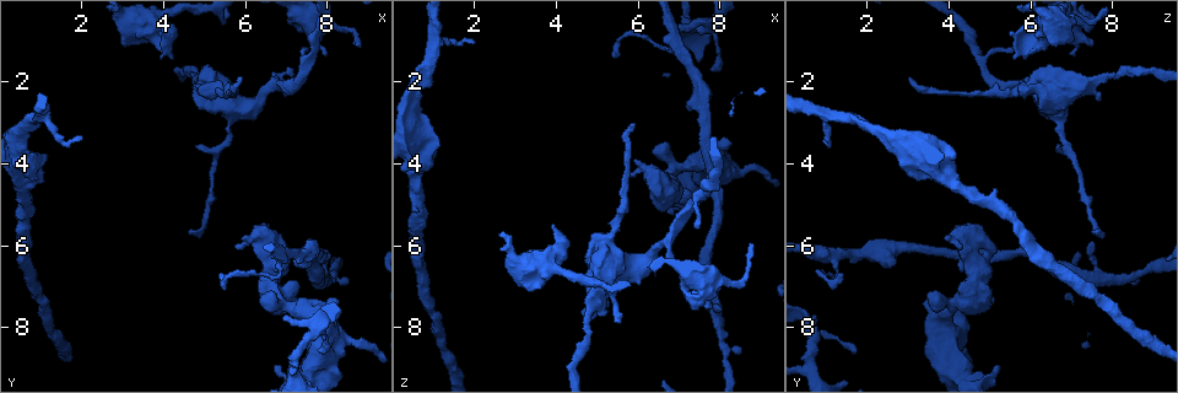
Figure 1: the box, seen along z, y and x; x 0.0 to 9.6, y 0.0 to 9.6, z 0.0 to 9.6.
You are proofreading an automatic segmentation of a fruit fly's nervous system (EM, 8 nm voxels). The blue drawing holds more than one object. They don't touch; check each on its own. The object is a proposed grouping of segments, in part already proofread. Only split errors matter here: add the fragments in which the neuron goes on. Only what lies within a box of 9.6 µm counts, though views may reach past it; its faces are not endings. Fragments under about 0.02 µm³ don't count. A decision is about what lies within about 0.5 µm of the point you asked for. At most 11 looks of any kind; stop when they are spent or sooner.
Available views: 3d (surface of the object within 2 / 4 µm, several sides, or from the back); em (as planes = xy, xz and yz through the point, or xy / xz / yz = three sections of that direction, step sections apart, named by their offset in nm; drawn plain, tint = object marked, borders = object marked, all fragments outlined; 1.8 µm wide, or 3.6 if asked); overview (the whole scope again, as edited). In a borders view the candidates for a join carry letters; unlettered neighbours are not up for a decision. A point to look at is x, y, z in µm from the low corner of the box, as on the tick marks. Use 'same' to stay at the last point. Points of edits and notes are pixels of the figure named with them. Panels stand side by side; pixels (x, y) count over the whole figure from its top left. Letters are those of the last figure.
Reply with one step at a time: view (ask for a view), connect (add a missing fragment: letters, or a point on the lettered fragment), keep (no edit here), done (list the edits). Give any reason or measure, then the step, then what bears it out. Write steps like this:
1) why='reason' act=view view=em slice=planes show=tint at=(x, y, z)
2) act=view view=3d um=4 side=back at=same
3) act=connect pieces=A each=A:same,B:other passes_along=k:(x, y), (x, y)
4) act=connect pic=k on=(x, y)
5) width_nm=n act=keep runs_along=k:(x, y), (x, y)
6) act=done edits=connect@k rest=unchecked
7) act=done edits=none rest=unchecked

why='sudden change in width' act=view view=3d um=2 side=back at=(8.60, 8.40, 4.20)

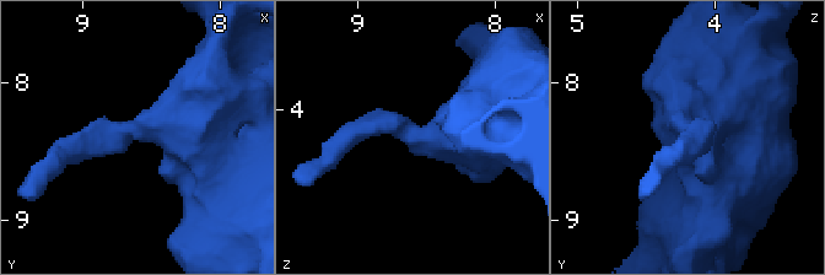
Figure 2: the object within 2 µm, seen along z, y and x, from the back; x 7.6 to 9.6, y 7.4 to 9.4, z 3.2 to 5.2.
why='shape alone is not enough' act=view view=em slice=planes show=plain at=(8.58, 8.32, 4.18)

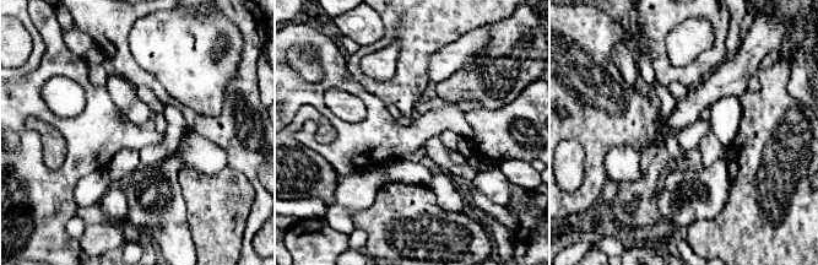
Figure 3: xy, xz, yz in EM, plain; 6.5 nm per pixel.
why='see the neighbours' act=view view=em slice=planes show=borders at=same

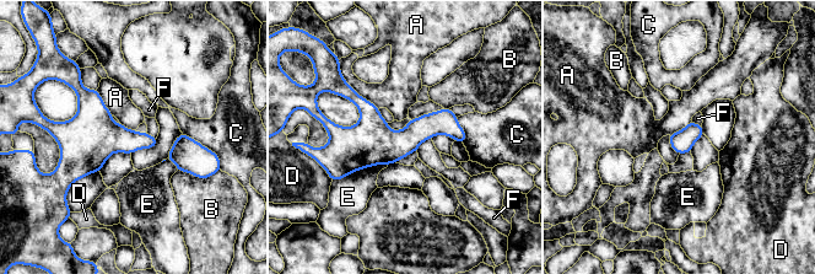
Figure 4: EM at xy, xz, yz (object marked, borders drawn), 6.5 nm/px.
width_nm=150 act=keep each=A:other,B:other,C:other,D:other,E:other,F:other runs_along=4:(332, 132), (463, 136) found='none of them fits'

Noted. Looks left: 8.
act=view view=em slice=planes show=tint at=(6.90, 7.80, 0.65)

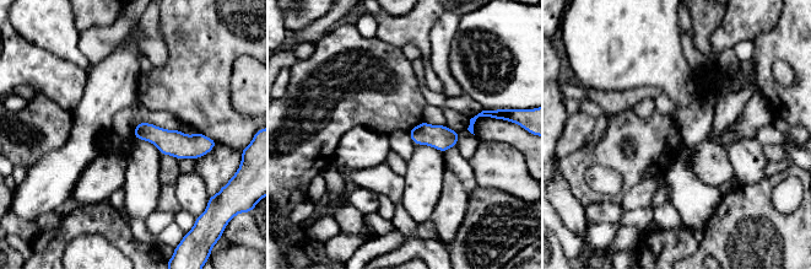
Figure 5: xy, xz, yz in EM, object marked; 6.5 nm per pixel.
why='see the neighbours' act=view view=em slice=planes show=borders at=same

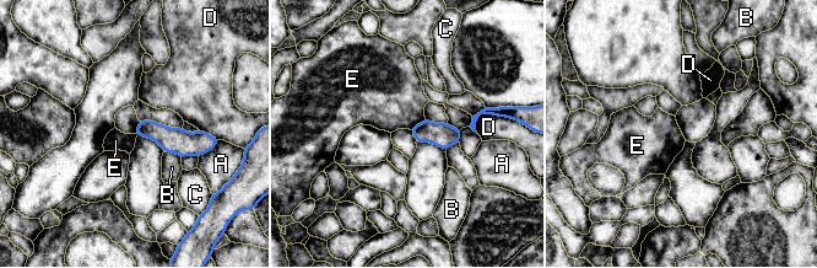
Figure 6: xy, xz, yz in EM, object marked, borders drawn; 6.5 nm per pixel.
longest_contact=A:160nm act=keep each=A:other,B:other,C:other,D:other,E:other border=6:(425, 118), (410, 129) found='none of them fits'

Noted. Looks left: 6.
why='branch stops here' act=view view=em slice=yz step=16 show=tint at=(8.00, 1.35, 6.95)

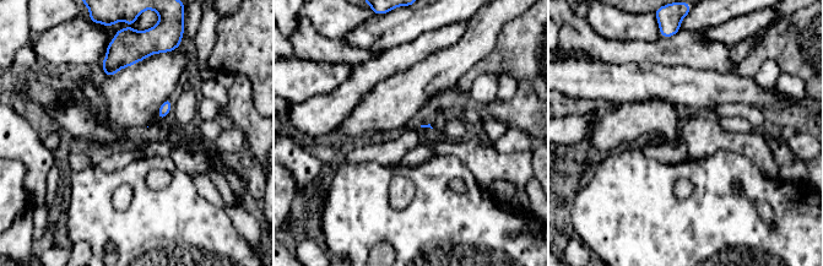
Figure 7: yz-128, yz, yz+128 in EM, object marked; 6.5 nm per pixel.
act=view view=em slice=planes show=borders at=same

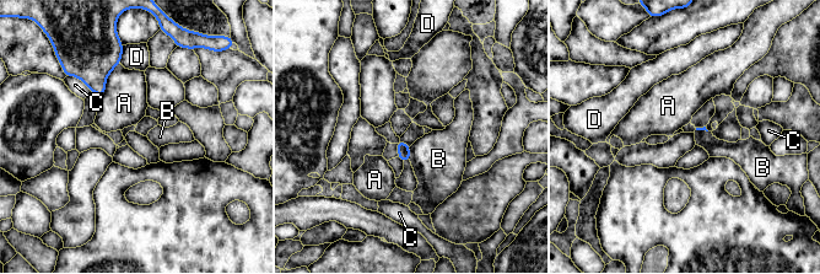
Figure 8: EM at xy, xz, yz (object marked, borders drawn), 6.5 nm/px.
longest_contact=A:260nm act=keep each=A:other,B:other,C:other,D:other found='none of them fits'

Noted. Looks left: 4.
why='calibre changes' act=view view=em slice=xz step=16 show=tint at=(0.65, 4.30, 4.00)

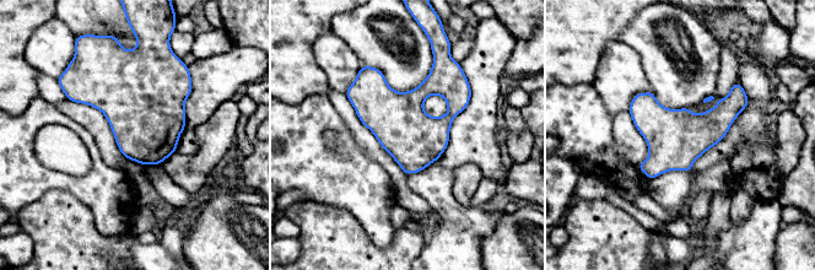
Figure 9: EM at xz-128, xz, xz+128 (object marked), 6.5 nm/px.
act=view view=em slice=xz step=16 show=borders at=same

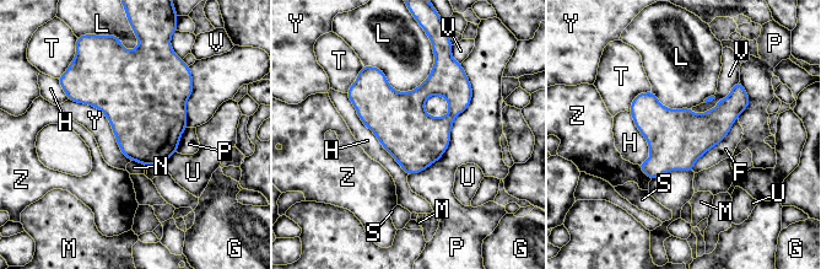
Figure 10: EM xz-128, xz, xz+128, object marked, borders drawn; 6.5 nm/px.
longest_contact=P:800nm act=keep each=F:other,G:other,H:other,L:other,M:other,N:other,P:other,S:other,T:other,U:other,V:other,Y:other,Z:other border=10:(68, 98), (98, 108), (130, 160) found='none of them fits'

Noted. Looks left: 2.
act=done edits=none rest=unchecked

